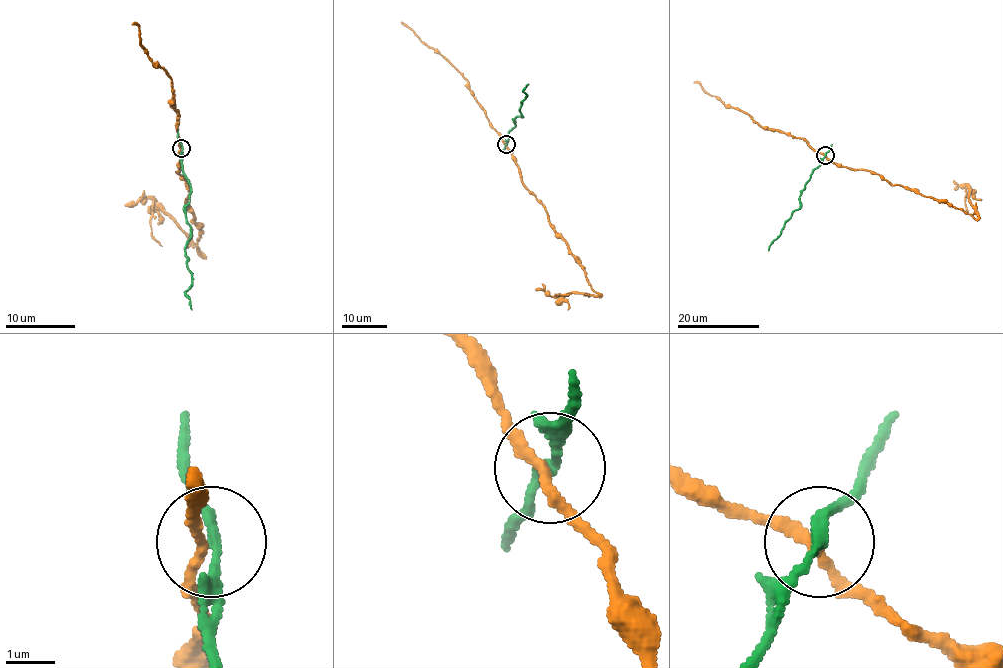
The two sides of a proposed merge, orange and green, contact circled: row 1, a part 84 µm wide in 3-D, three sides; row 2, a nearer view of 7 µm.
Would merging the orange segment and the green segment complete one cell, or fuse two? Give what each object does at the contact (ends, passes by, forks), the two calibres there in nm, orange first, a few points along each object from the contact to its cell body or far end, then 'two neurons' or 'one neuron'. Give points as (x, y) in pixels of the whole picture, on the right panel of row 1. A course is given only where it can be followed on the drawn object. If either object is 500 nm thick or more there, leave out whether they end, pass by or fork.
orange passes by | green passes by | 200/180 nm | orange via (825, 155), (847, 168), (874, 172), (893, 185), (941, 199), (977, 219), (967, 187), (964, 202), (967, 213) | green via (825, 155), (801, 192), (800, 208), (792, 213), (768, 251) | two neurons

